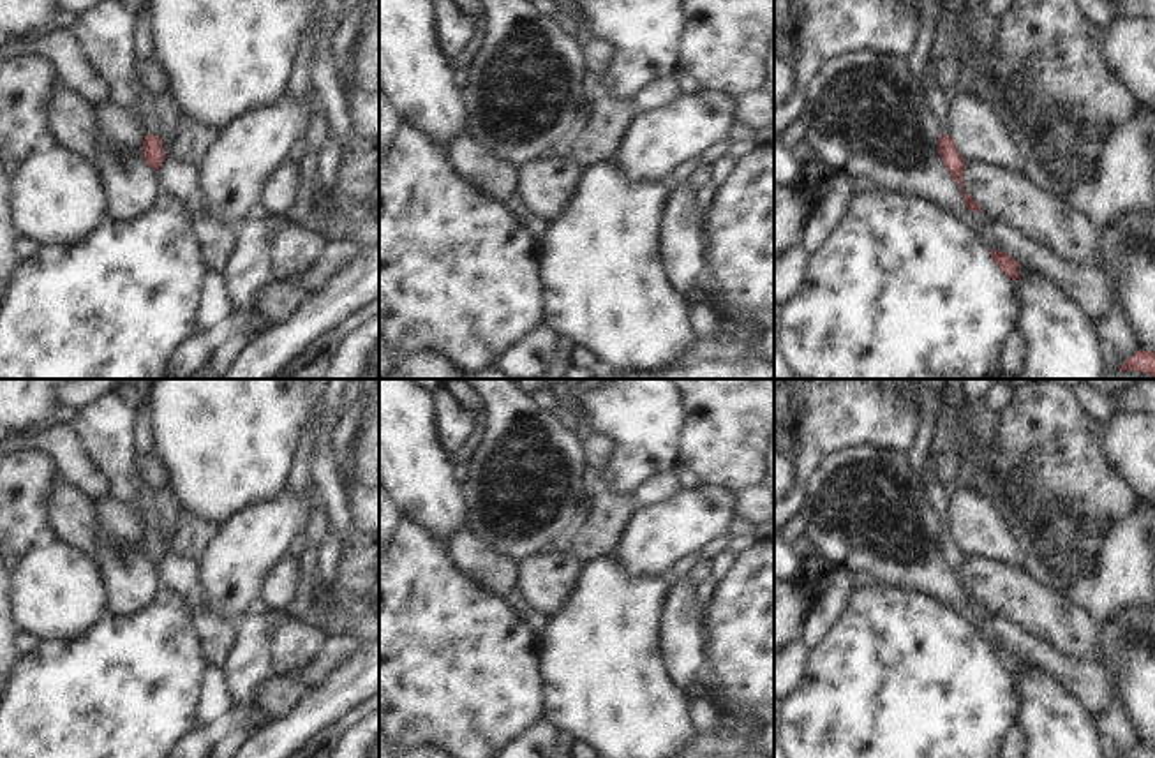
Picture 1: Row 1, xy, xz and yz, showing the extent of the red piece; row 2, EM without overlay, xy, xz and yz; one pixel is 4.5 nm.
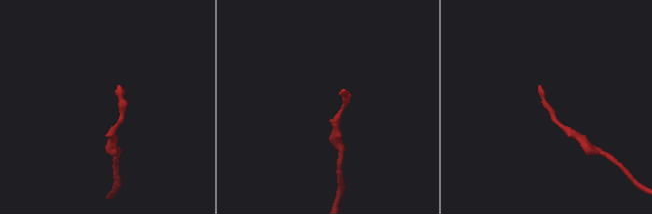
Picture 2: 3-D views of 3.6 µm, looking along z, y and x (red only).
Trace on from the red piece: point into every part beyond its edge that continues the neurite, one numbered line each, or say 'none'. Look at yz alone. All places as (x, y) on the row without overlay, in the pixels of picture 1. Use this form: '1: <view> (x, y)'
1: yz (937, 494)

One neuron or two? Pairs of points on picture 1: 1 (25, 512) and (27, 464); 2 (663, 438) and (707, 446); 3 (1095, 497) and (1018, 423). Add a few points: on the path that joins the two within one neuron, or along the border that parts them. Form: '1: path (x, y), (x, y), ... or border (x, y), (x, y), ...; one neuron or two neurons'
1: path (25, 499), (25, 476); one neuron
2: border (681, 399), (685, 422), (679, 462); two neurons
3: path (1076, 478), (1037, 439); one neuron

